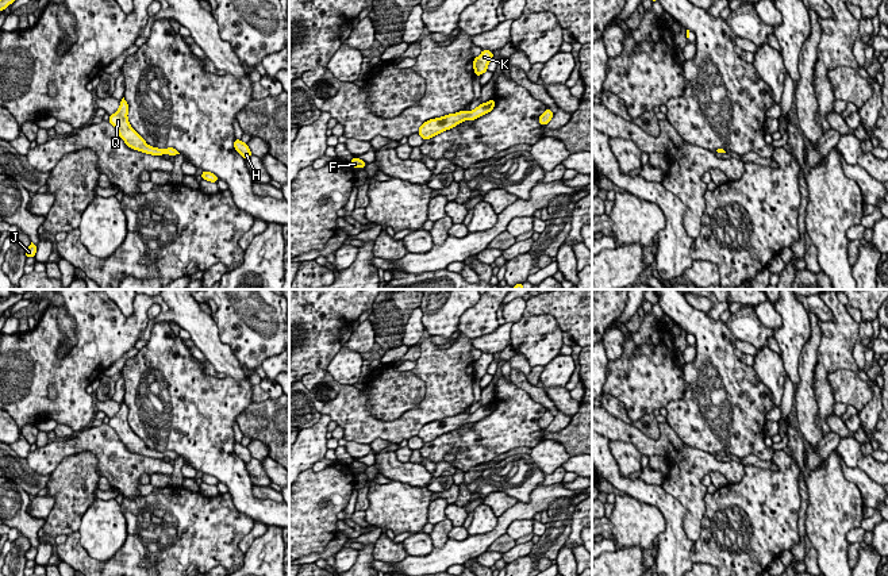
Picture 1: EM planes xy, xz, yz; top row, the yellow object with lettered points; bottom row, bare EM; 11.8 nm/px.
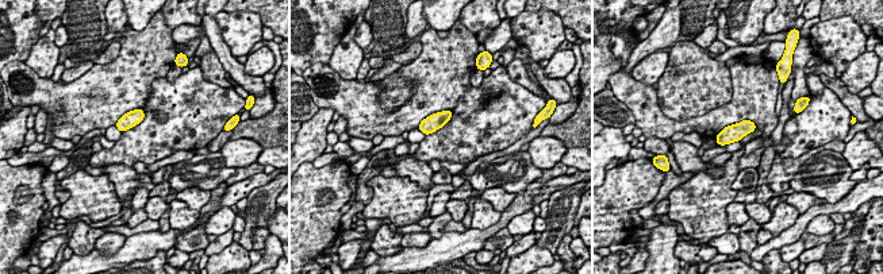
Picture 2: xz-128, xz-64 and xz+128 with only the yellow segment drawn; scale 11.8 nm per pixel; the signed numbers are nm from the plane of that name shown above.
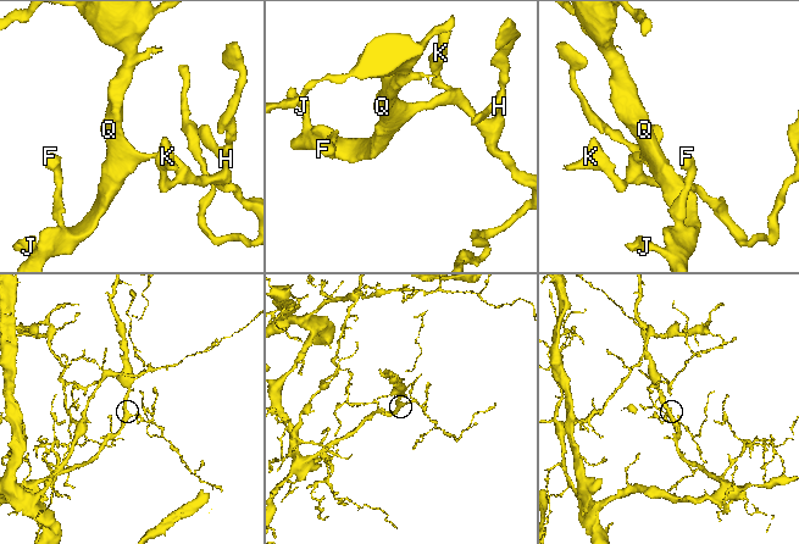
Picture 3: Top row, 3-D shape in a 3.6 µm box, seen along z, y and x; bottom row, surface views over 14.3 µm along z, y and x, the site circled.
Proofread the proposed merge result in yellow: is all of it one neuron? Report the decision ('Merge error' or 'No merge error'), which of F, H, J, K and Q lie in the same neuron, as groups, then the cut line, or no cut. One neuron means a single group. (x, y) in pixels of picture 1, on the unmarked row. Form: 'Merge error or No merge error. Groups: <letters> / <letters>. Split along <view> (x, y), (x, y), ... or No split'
No merge error. Groups: F H J K Q. No split

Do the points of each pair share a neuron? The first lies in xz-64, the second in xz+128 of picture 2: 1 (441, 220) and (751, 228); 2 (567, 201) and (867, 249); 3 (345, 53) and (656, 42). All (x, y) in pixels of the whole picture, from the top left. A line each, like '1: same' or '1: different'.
1: same
2: different
3: different

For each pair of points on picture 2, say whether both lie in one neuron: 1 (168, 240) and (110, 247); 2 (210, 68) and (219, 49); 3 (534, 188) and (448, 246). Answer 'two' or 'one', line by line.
1: two
2: two
3: one

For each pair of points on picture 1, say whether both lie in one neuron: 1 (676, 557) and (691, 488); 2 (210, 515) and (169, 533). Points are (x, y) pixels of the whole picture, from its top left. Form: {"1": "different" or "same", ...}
{"1": "different", "2": "same"}

